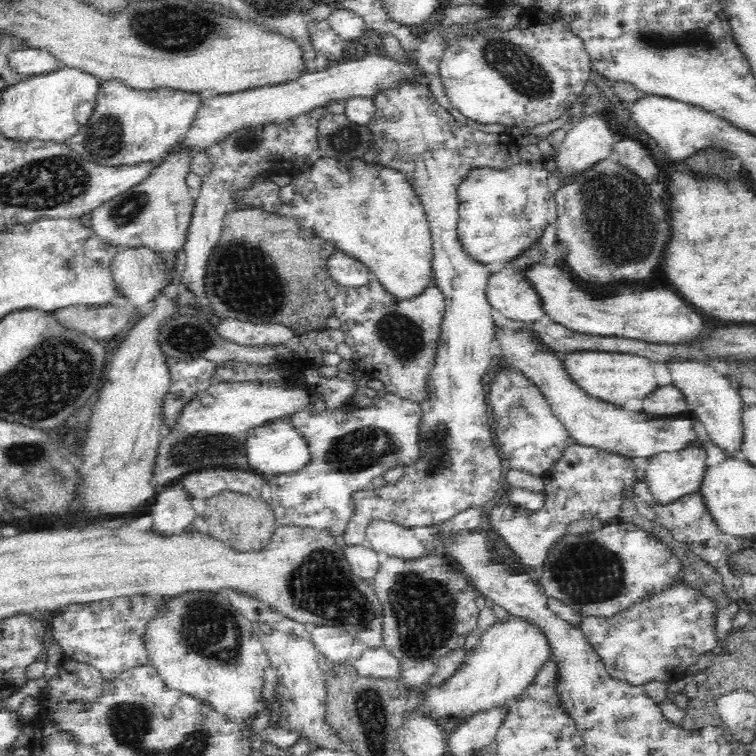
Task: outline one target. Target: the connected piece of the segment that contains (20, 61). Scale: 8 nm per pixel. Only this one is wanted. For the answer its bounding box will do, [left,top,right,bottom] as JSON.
[8,48,59,77]

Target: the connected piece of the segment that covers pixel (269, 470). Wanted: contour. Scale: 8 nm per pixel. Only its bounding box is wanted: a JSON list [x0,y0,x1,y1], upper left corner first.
[243,417,309,478]

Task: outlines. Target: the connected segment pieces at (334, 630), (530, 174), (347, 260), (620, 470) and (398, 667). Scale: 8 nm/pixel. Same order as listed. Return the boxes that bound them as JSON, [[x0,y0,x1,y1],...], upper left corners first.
[[310,626,354,664],[457,161,551,264],[326,248,372,286],[489,437,637,570],[352,647,403,680]]

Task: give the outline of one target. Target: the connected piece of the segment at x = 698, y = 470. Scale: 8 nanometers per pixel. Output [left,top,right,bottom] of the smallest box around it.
[643,448,707,506]

